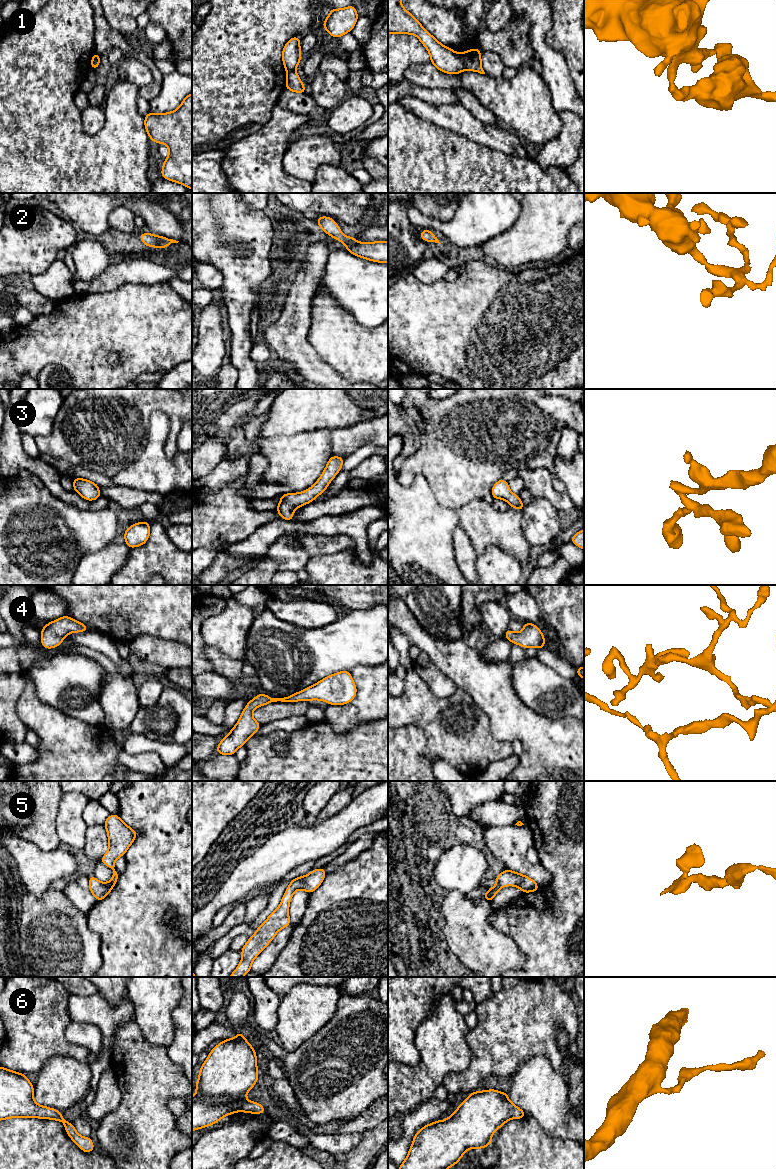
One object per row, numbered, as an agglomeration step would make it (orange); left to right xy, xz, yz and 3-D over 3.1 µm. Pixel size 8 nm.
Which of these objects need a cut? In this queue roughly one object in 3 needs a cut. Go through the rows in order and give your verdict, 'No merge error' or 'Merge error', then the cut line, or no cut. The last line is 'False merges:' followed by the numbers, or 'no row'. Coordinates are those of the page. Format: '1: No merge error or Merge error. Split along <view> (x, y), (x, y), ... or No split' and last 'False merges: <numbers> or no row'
1: Merge error. Split along yz (461, 54), (465, 69)
2: No merge error. No split
3: No merge error. No split
4: No merge error. No split
5: No merge error. No split
6: No merge error. No split
False merges: 1

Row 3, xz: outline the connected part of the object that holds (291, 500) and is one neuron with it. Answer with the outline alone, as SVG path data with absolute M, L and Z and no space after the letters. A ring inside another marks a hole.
M331 456L325 470L321 474L320 478L316 483L309 489L301 493L288 493L279 495L281 501L276 508L280 517L287 520L293 521L293 512L300 506L306 505L322 494L330 484L331 480L341 470L344 458L340 456Z

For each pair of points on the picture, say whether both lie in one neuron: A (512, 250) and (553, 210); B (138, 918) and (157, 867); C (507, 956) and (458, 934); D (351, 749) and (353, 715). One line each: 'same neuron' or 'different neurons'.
A: same neuron
B: same neuron
C: same neuron
D: different neurons

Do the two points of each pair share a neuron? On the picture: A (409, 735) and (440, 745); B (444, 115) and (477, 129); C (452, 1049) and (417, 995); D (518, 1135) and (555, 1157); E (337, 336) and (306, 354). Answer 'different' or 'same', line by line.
A: different
B: same
C: different
D: same
E: different

